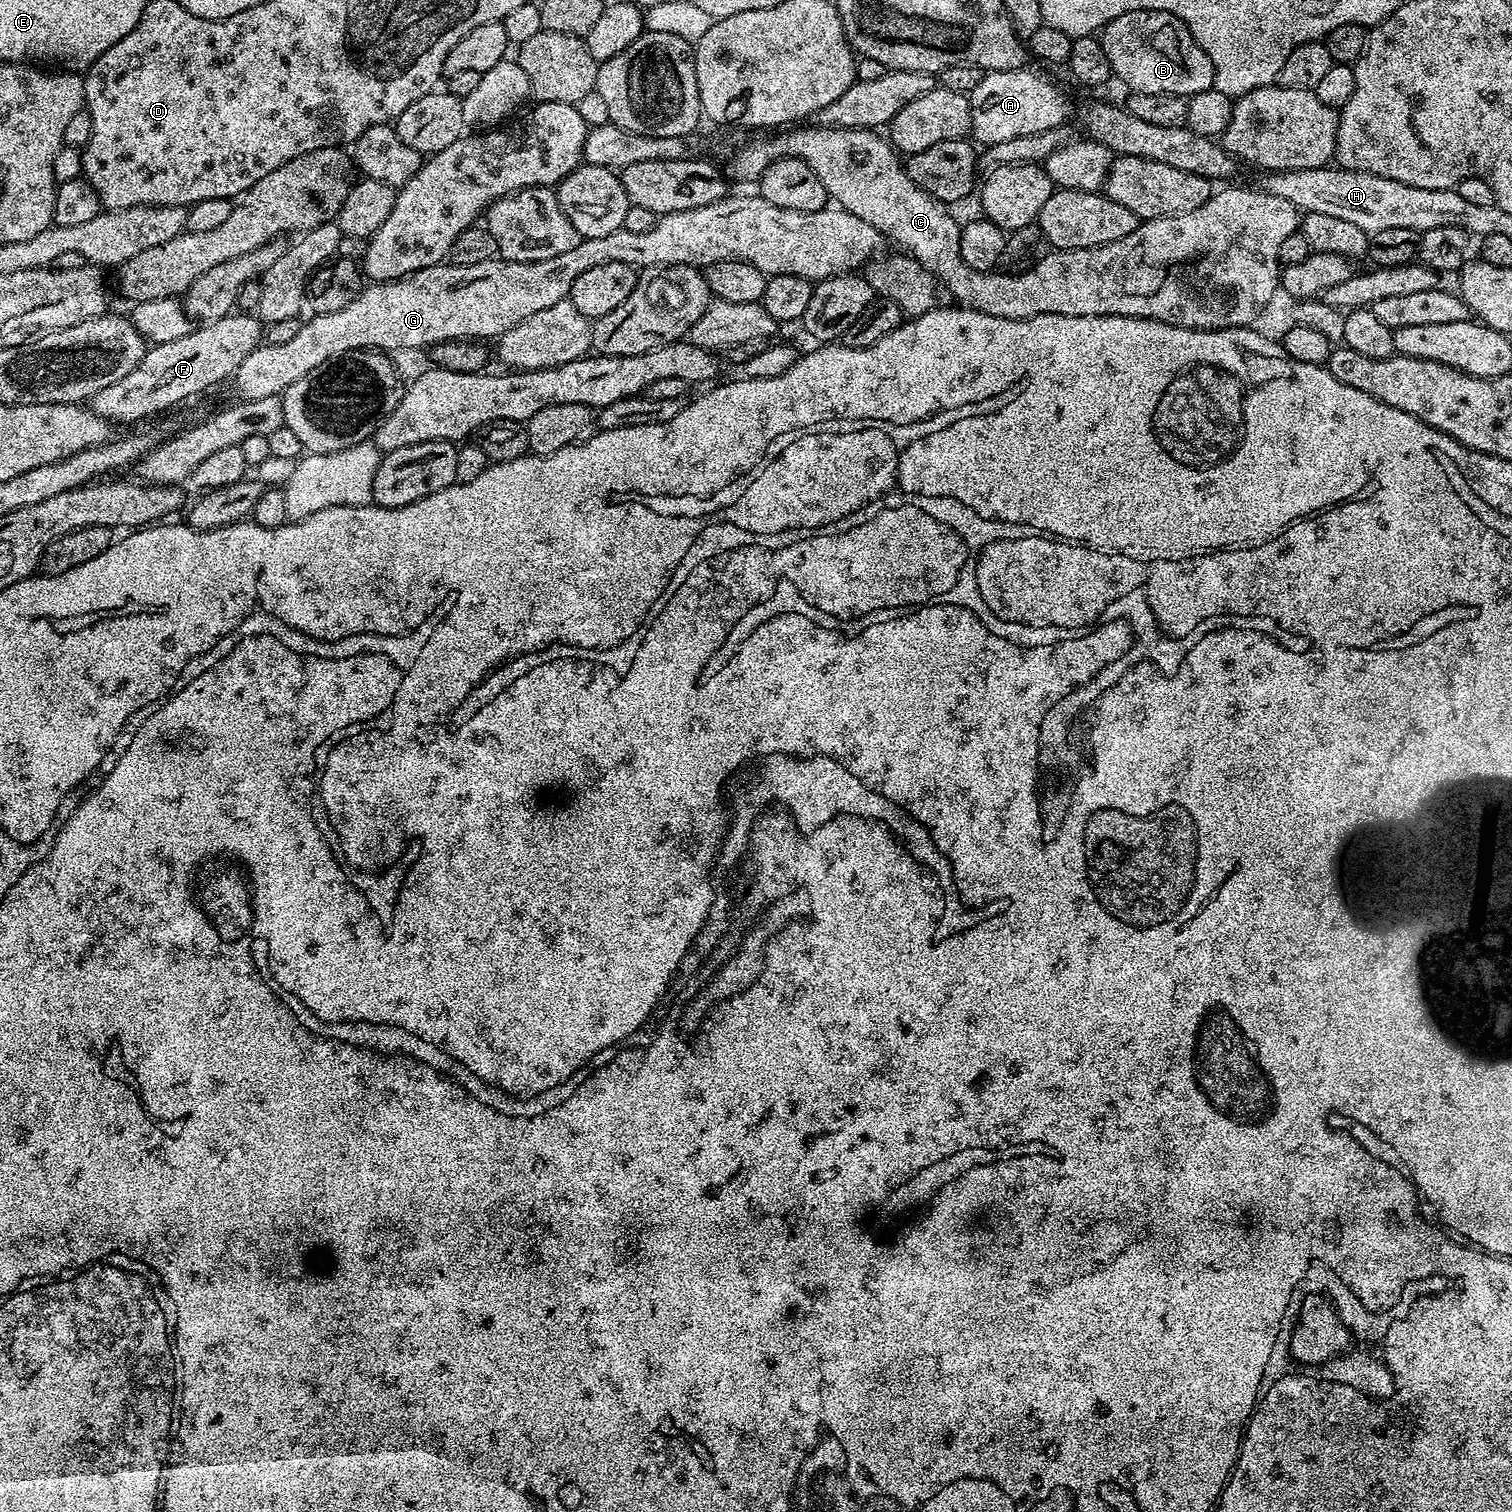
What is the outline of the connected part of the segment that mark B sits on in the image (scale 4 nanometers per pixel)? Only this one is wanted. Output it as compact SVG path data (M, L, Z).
M1130 10L1104 25L1098 36L1110 58L1112 75L1132 92L1189 97L1214 87L1214 66L1194 42L1190 30L1174 14Z

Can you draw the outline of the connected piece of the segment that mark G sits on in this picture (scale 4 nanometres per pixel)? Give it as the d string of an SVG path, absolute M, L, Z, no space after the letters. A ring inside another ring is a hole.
M729 194L710 206L698 206L694 210L678 210L674 214L661 216L652 223L656 224L650 225L648 232L636 232L637 229L635 227L623 227L614 230L614 234L606 234L602 238L590 238L589 240L581 239L580 244L574 246L574 250L566 250L562 254L558 254L558 258L546 258L542 262L526 262L523 264L522 262L510 262L509 260L501 260L499 258L478 262L477 265L458 265L453 262L445 262L443 264L435 264L429 268L423 268L409 276L403 276L401 280L385 280L383 282L369 283L367 286L361 287L360 293L356 295L354 302L350 302L350 306L342 306L342 310L334 310L330 314L313 315L311 317L313 320L307 321L305 319L300 325L298 334L290 342L278 342L277 344L264 342L257 346L250 354L246 354L242 366L237 370L234 377L236 388L240 391L240 394L238 394L239 399L253 400L254 398L280 396L285 390L287 390L287 388L289 388L289 386L291 386L291 384L298 382L298 378L306 378L306 374L310 374L310 370L314 370L318 366L322 366L328 360L334 360L336 357L346 354L347 352L356 352L359 348L370 348L373 350L392 350L388 348L425 348L425 350L428 350L435 345L444 344L447 340L484 338L480 336L492 336L491 338L498 338L506 330L518 326L518 322L530 318L530 314L538 314L538 310L547 310L549 306L554 306L554 302L567 300L568 295L570 294L570 286L574 286L574 278L578 278L578 274L586 274L586 270L590 270L593 266L606 266L606 262L631 264L632 267L637 270L673 268L674 266L682 266L683 264L690 266L691 268L703 270L711 266L714 262L745 260L754 266L758 266L758 270L762 270L767 277L777 276L778 274L798 274L798 278L806 278L813 282L819 282L826 278L830 278L831 276L843 276L863 269L868 261L873 259L873 257L881 251L879 248L880 244L882 245L880 232L874 230L874 226L870 226L870 222L862 222L862 218L858 218L858 214L850 214L850 210L846 210L839 206L826 206L822 210L814 210L813 212L782 210L778 206L766 202L759 196L759 194L752 194L752 196L735 196L735 194Z

